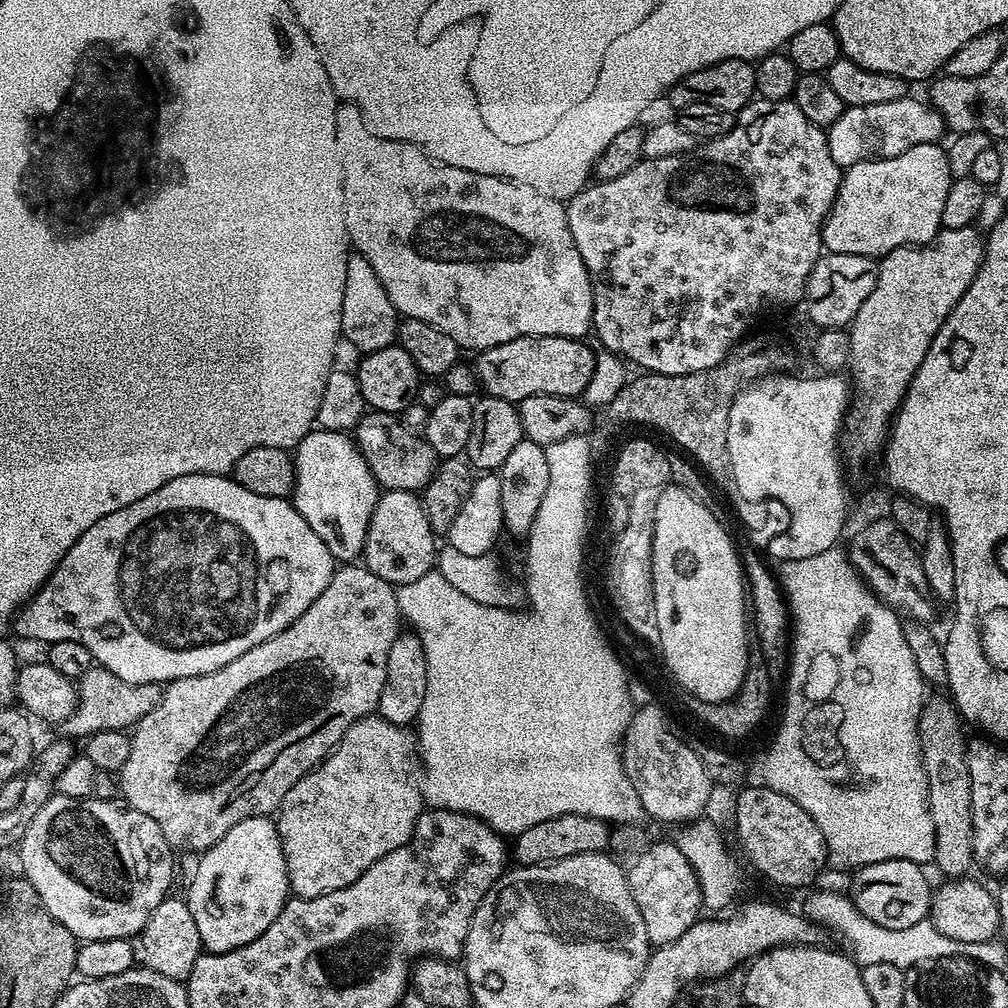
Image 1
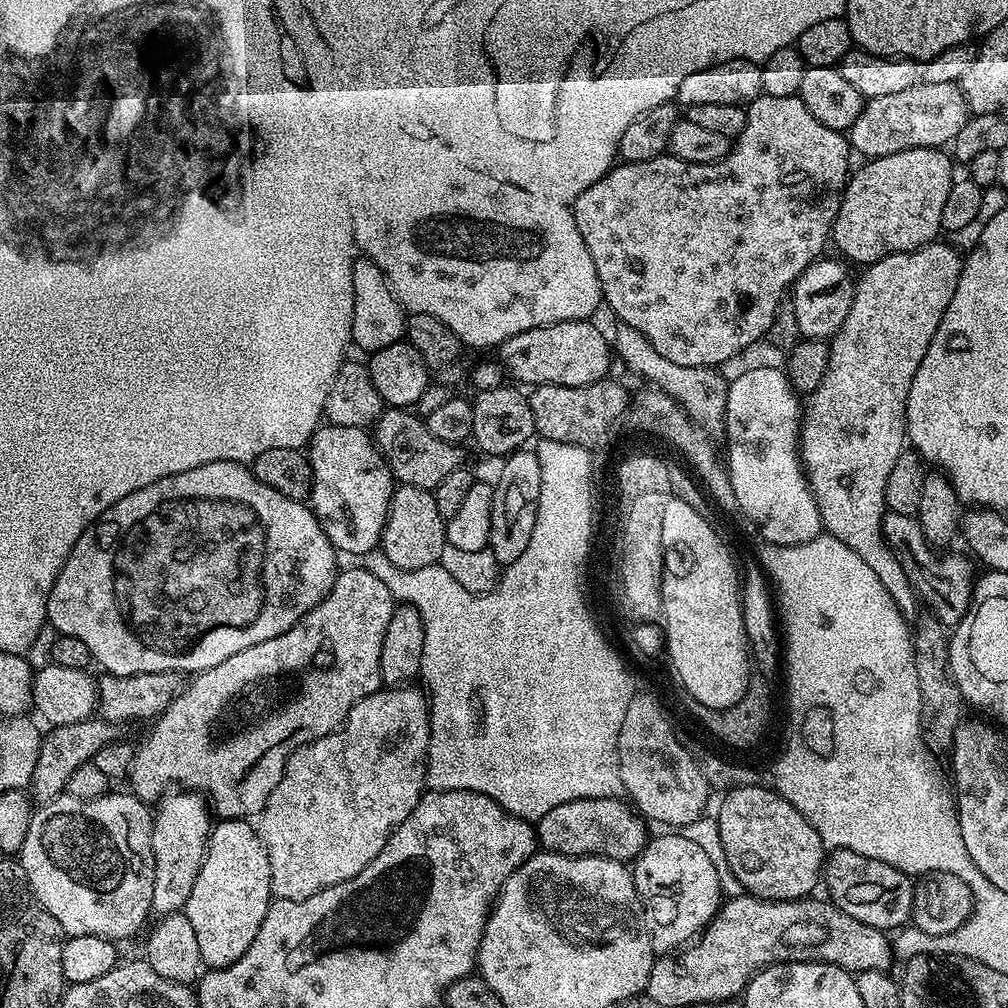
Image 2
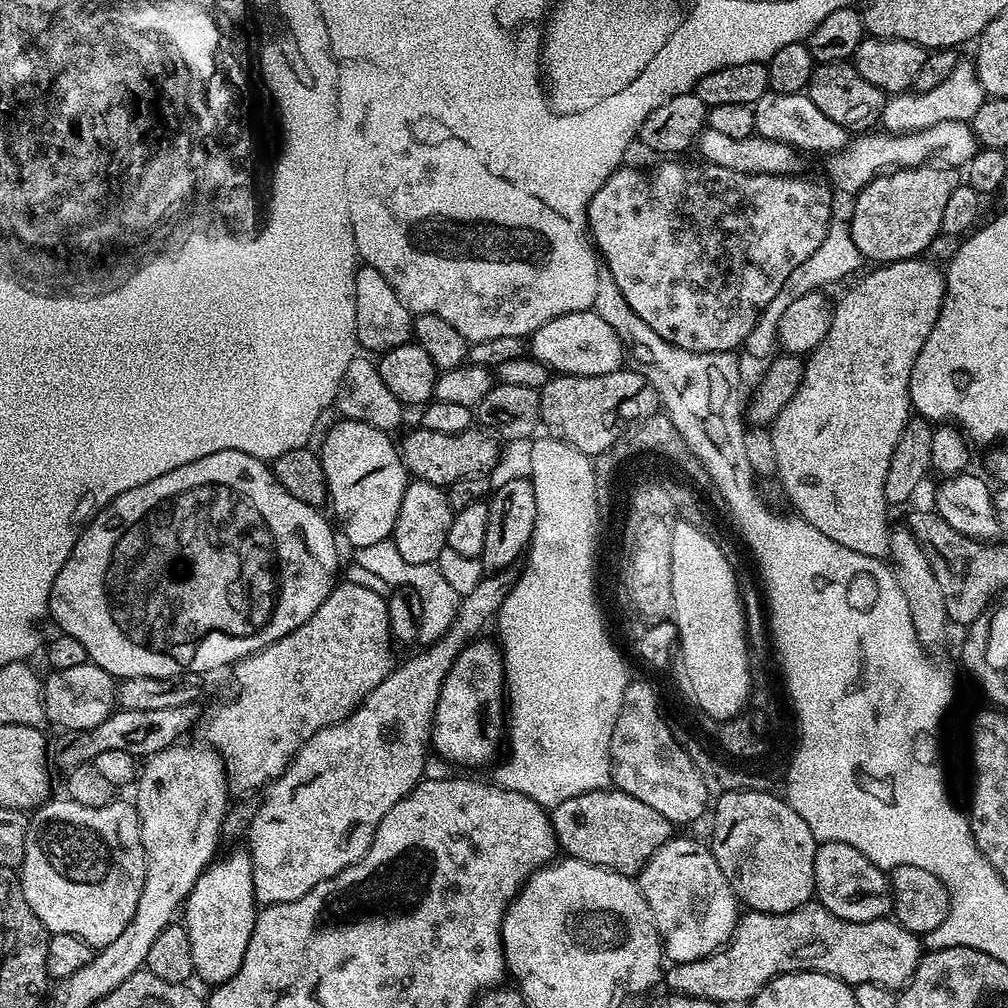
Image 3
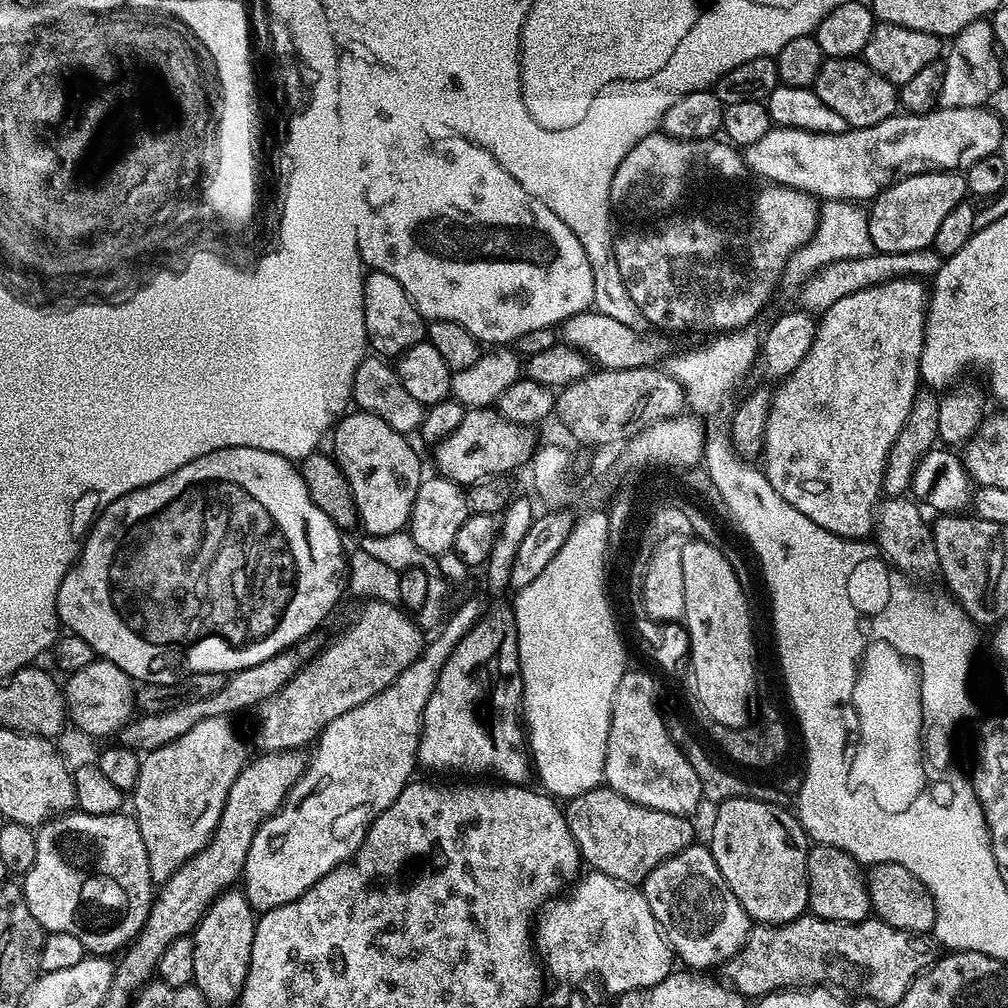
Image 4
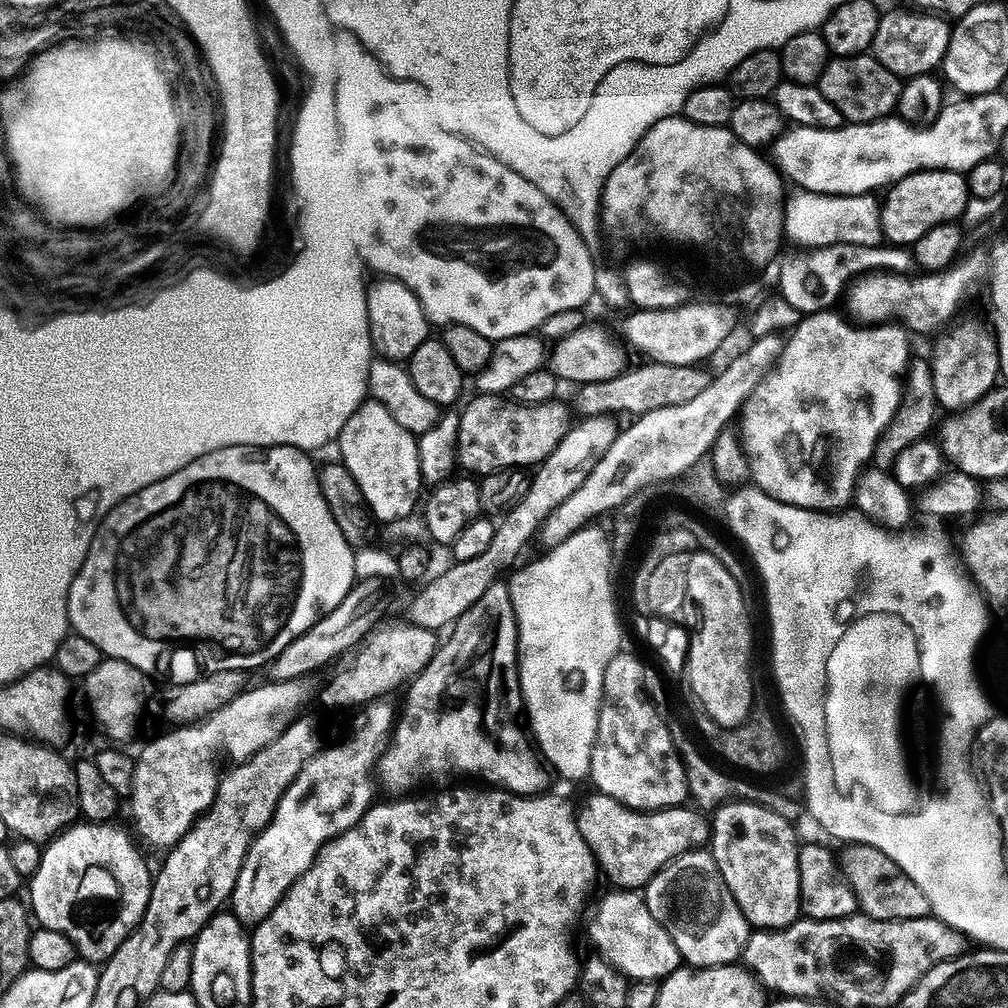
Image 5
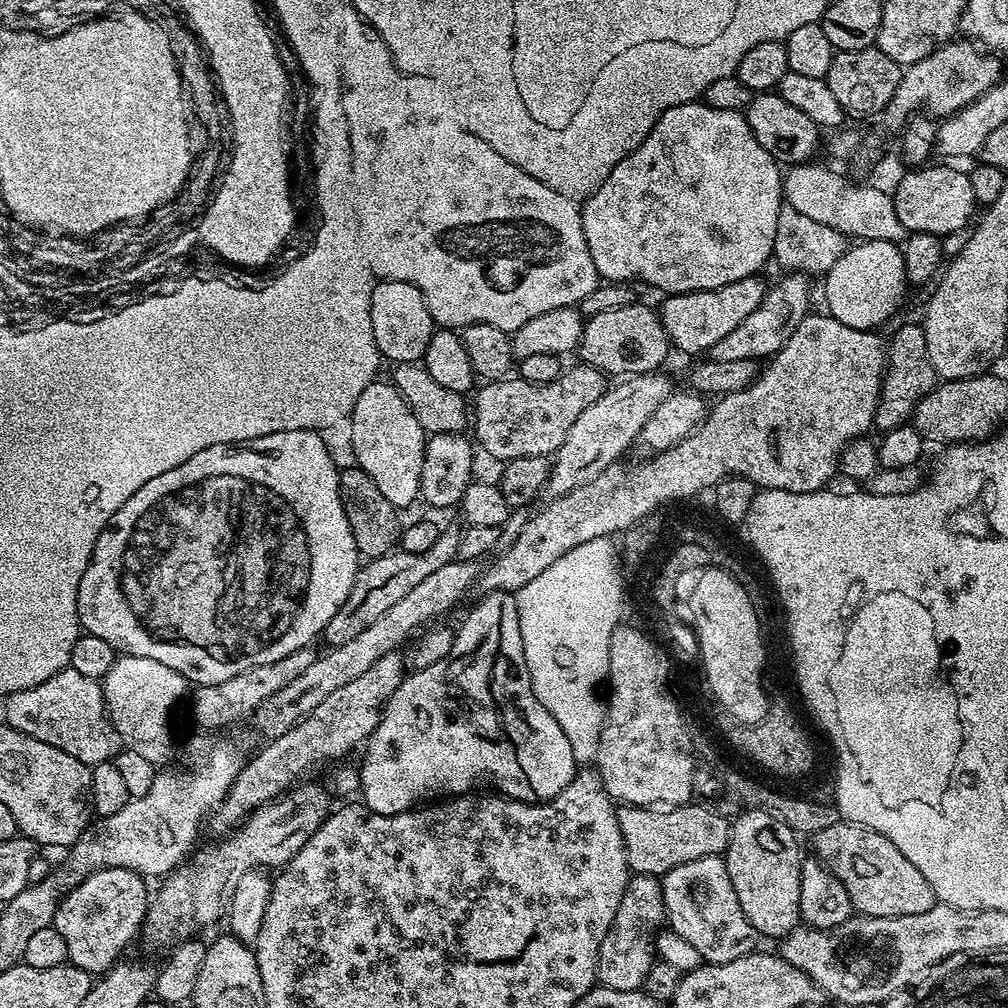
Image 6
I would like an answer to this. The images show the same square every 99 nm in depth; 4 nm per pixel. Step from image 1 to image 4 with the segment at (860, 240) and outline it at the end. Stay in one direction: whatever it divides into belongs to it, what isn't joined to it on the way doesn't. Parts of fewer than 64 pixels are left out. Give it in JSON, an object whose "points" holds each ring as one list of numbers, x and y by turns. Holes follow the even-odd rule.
{"points":[[925,170,890,185,867,209,873,249,877,253,898,253,933,247,938,226,942,226,946,214,950,214,954,206,965,203,967,196,968,187,959,171]]}

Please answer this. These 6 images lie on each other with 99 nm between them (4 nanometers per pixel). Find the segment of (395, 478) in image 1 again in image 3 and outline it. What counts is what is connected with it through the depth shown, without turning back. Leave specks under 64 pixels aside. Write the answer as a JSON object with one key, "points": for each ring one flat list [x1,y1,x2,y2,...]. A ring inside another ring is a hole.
{"points":[[417,426,408,437,402,440,404,465,415,479,436,484,447,489,459,480,474,480,483,477,500,460,500,448,497,437,473,426,458,434,438,434,430,429]]}

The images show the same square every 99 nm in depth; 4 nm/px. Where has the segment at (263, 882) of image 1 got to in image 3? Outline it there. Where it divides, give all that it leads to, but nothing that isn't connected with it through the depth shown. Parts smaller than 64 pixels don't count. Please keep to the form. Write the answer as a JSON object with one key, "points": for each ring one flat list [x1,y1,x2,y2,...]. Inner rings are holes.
{"points":[[232,852,225,860,219,860,205,868,182,909,182,923,190,934,190,954,194,954,194,973,208,986,219,986,238,974,242,958,246,958,246,946,250,946,250,934,254,934,258,911,251,852]]}

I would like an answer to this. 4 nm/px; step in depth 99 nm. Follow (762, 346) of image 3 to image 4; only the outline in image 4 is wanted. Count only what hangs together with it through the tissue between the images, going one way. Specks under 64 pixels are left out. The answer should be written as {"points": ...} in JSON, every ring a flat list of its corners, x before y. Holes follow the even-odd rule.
{"points":[[825,201,820,207,819,224,815,234,787,260,778,281,779,287,782,292,784,290,795,293,804,280,822,267,840,260,862,258,872,251,867,211,851,201]]}

